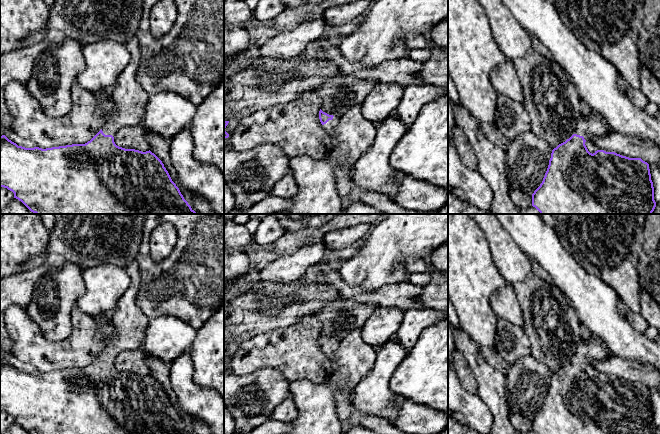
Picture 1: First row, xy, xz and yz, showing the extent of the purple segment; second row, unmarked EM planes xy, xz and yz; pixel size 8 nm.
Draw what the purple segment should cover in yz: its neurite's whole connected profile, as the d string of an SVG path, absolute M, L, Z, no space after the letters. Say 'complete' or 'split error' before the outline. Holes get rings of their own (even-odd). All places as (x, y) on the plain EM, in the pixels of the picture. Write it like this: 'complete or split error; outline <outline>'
split error; outline M589 335L588 342L581 339L578 343L574 358L552 374L543 405L532 418L532 430L537 434L654 434L654 411L647 386L615 376L597 374L592 378L588 375L585 359L606 359L613 355L601 338Z

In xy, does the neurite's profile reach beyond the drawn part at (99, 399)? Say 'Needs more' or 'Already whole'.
Needs more

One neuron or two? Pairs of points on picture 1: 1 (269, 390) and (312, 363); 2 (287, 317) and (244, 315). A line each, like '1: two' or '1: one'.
1: two
2: one

